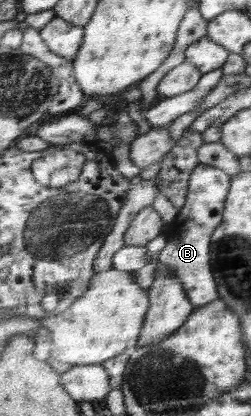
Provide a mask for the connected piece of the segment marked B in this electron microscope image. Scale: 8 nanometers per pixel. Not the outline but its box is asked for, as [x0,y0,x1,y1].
[159,164,233,308]

